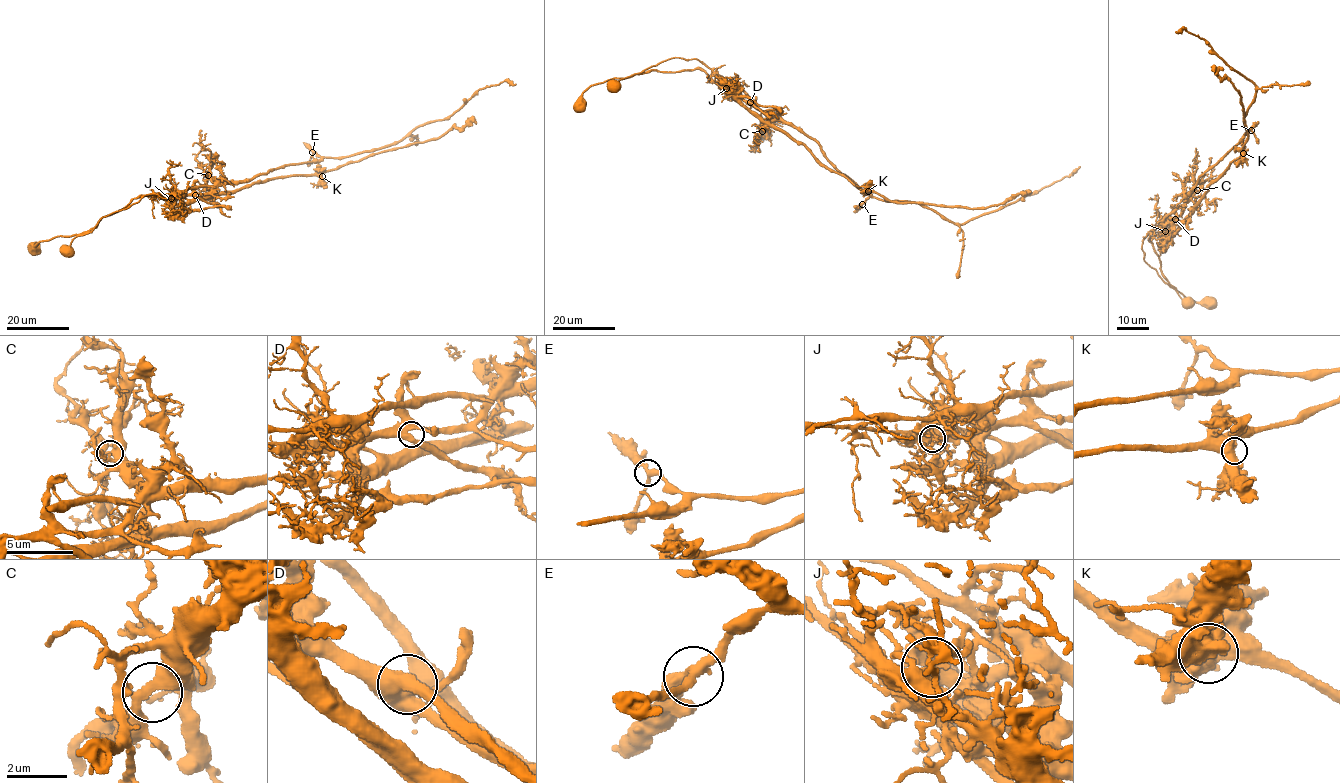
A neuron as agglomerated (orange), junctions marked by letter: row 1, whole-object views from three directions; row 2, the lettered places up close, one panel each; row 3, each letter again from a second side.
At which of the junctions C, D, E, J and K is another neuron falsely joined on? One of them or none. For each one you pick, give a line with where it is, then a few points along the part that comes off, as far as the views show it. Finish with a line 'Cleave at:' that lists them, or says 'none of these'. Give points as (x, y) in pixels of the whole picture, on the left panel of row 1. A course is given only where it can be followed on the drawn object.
J: Place: (171, 198). Course of the part to remove: (171, 198), (172, 192), (246, 182), (289, 165), (389, 146), (417, 127), (447, 119), (479, 89), (516, 83)
Cleave at: J

